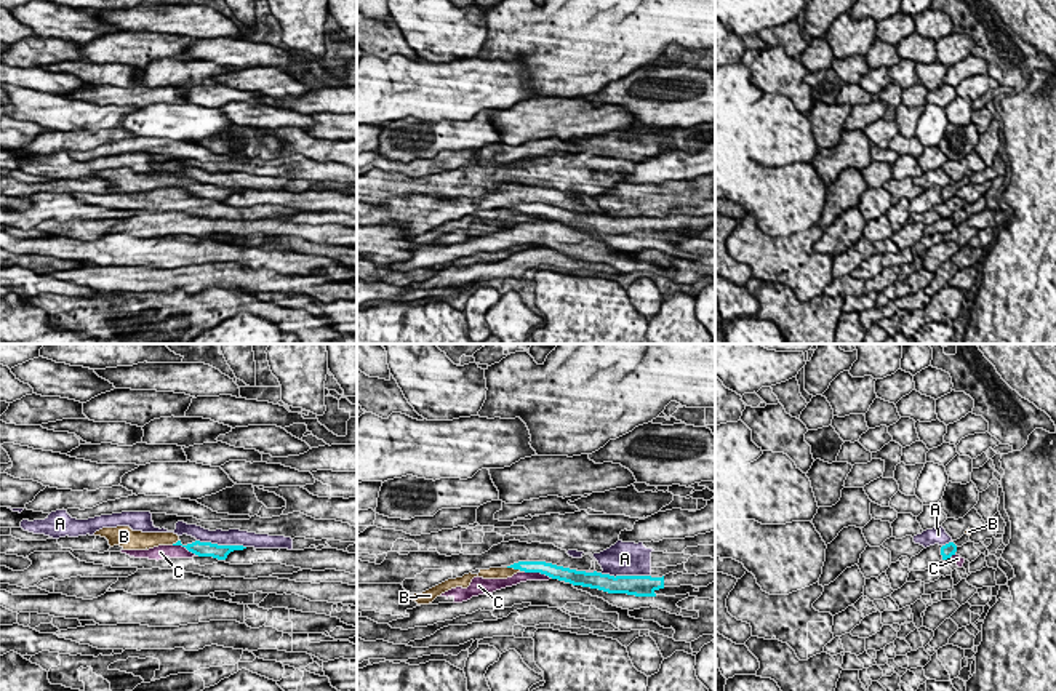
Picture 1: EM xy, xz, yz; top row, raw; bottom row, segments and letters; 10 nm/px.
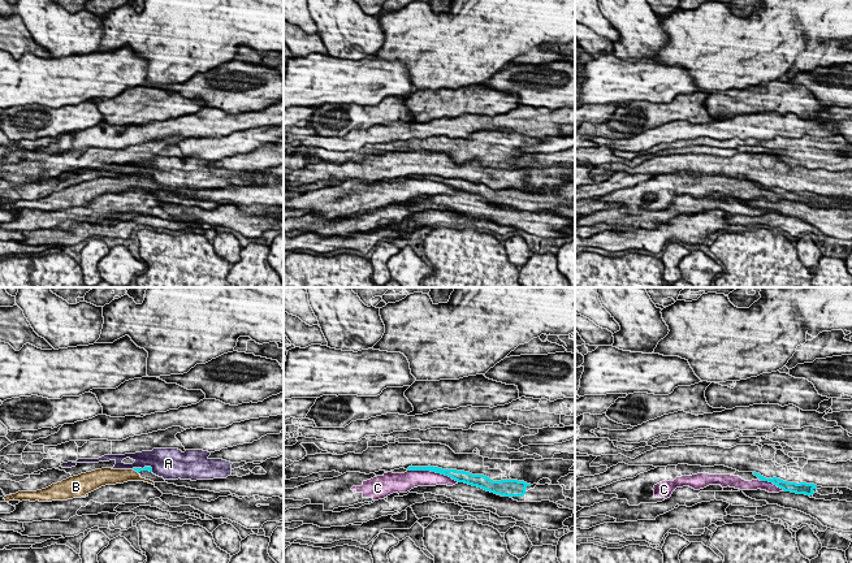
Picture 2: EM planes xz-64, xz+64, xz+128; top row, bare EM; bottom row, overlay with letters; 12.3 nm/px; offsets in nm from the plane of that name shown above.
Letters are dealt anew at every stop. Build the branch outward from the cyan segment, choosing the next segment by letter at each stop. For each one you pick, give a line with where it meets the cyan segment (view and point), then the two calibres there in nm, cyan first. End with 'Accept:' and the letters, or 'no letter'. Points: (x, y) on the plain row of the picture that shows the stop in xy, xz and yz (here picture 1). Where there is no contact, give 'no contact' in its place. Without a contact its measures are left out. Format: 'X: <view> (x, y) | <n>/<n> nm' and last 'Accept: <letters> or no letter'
B: xz (516, 210) | 130/130 nm
Accept: B

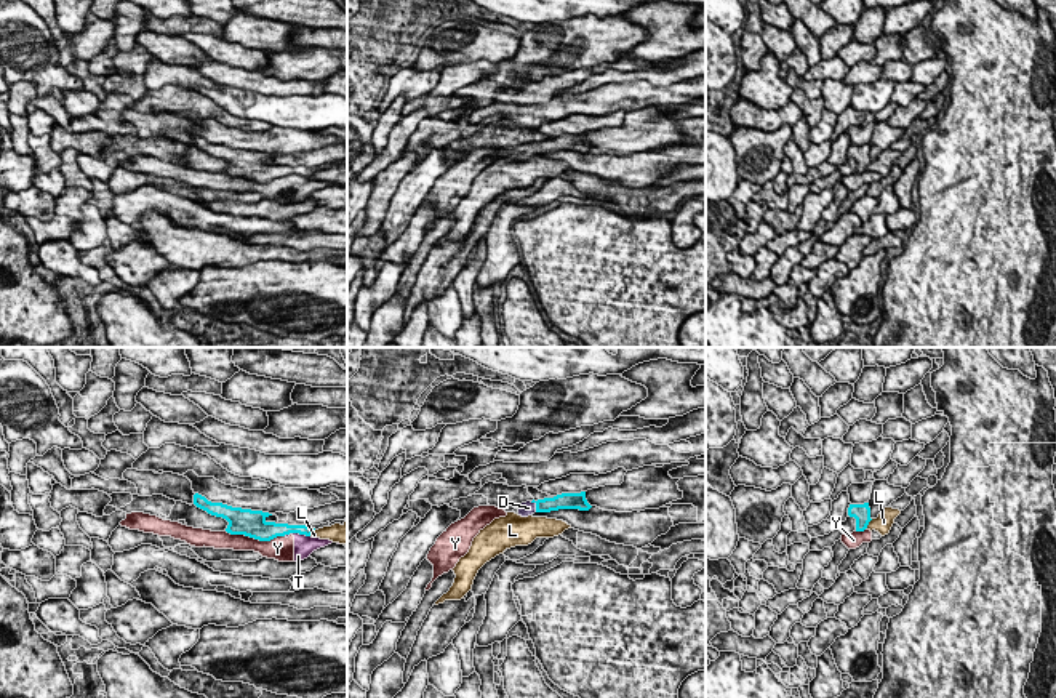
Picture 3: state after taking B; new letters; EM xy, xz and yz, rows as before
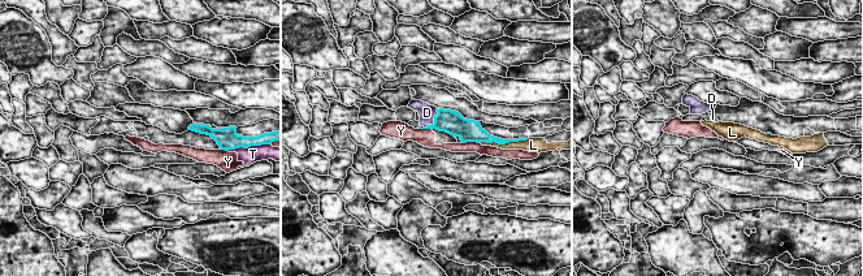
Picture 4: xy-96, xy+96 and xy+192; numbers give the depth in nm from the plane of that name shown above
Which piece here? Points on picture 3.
D: xz (536, 148) | 160/140 nm
Accept: D

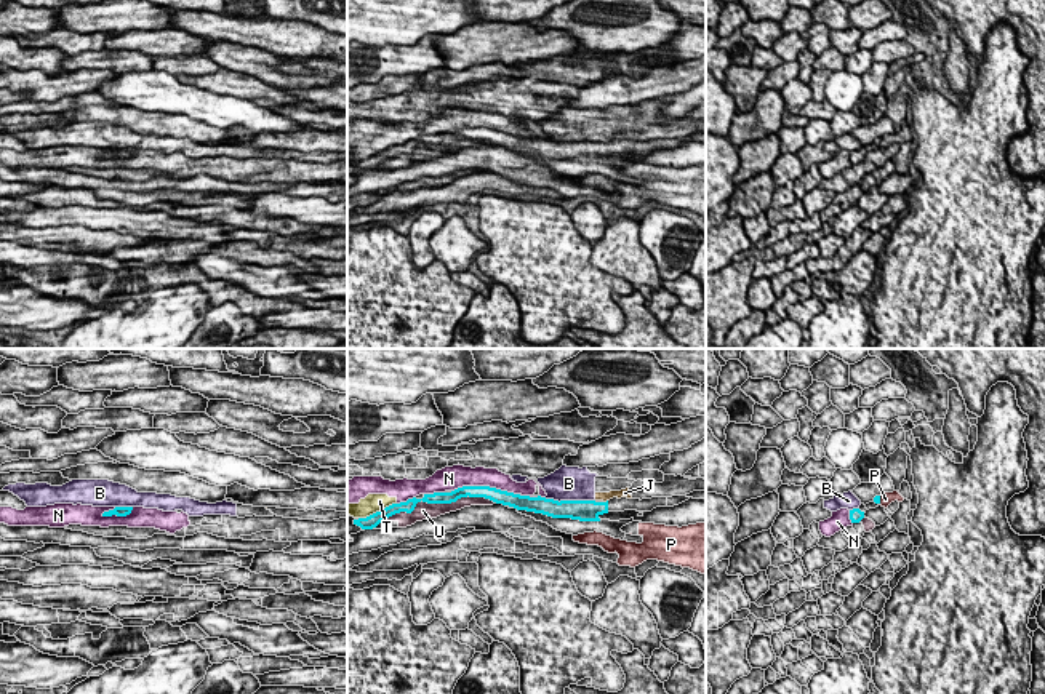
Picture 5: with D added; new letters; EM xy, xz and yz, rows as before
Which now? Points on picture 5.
Accept: no letter

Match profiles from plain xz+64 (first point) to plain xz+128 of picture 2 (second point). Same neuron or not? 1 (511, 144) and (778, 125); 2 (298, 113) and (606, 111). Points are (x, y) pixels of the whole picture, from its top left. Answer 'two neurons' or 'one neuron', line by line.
1: two neurons
2: one neuron

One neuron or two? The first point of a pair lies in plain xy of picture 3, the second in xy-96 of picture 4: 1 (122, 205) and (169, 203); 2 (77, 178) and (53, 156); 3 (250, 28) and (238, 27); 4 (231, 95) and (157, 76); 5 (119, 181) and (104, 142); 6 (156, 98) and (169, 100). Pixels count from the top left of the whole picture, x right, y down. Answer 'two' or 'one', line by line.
1: two
2: two
3: one
4: two
5: two
6: one

